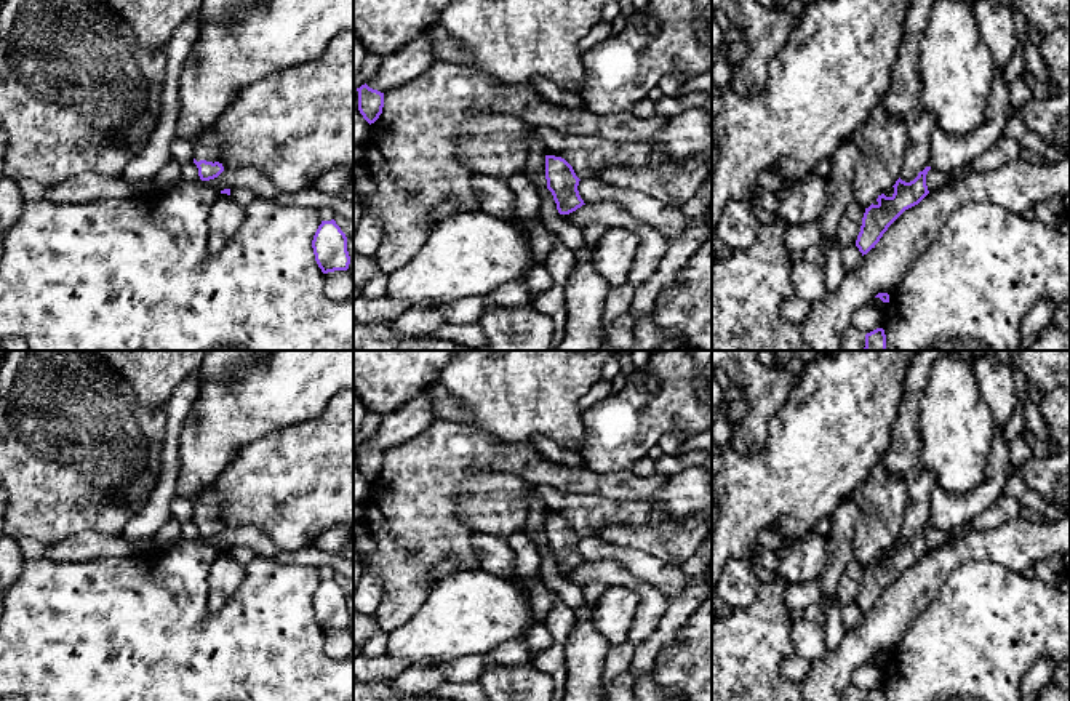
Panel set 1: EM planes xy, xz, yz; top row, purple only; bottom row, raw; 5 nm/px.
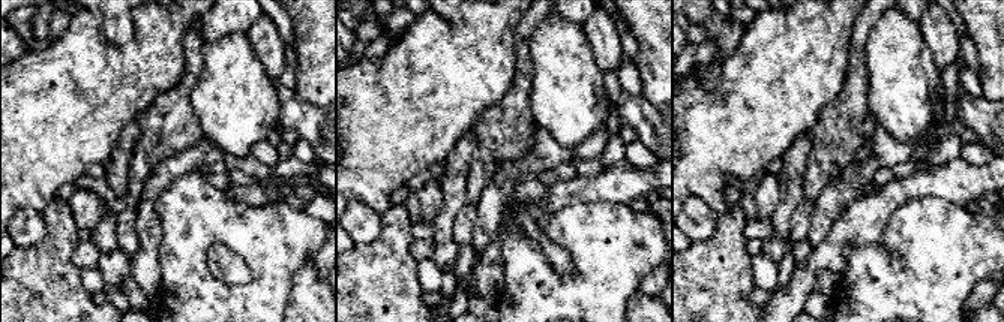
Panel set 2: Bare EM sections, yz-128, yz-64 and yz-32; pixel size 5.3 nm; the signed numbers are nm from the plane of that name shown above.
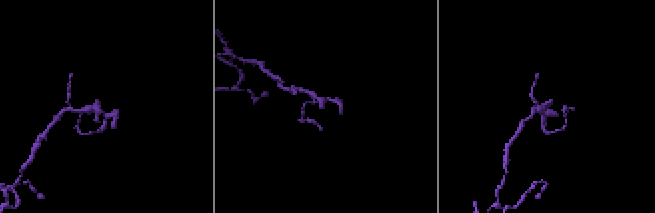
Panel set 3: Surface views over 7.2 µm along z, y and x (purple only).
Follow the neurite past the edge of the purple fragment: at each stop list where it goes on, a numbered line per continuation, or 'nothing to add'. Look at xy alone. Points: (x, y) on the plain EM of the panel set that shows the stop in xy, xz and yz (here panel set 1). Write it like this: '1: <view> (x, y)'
1: xy (208, 506)

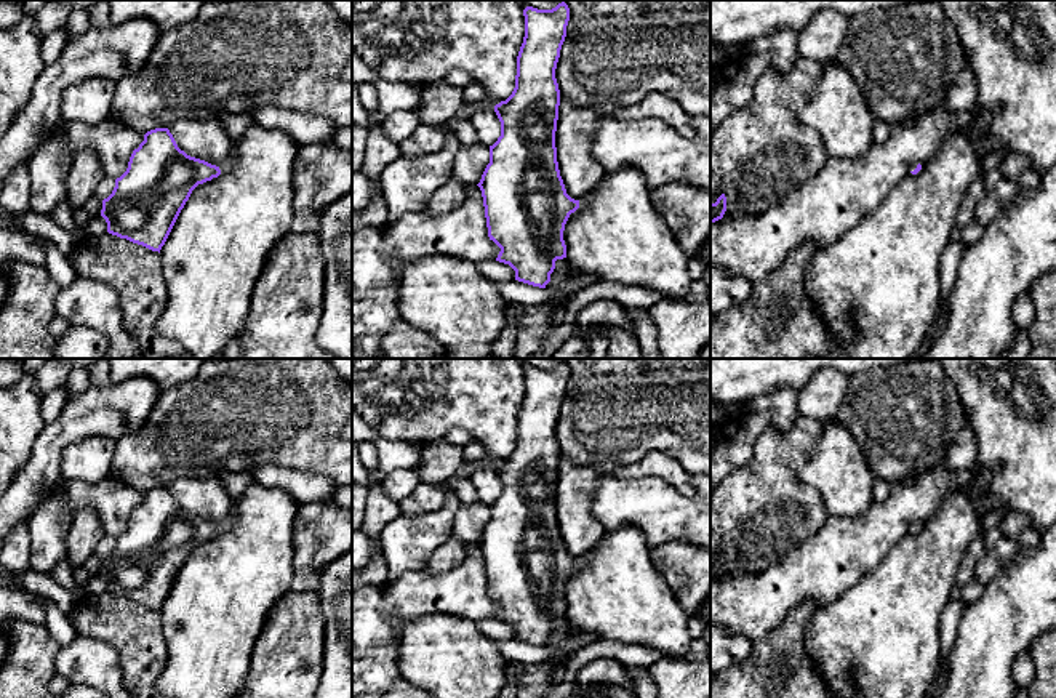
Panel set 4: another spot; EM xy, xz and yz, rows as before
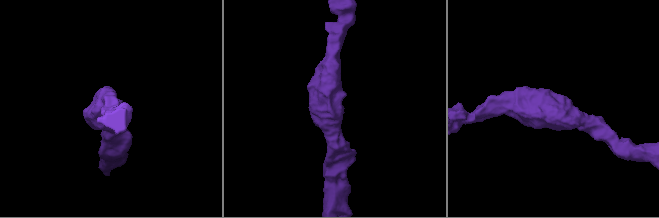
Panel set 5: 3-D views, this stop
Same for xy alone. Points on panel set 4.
1: xy (228, 524)

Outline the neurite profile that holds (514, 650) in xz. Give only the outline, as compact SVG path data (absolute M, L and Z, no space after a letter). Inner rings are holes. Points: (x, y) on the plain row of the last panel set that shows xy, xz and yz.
M581 631L573 634L563 645L558 647L539 647L518 639L510 639L499 642L499 653L507 663L544 663L558 653L570 656L594 640L594 634Z

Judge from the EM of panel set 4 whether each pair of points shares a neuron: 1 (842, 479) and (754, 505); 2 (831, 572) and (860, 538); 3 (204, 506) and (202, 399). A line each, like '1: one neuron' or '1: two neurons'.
1: two neurons
2: one neuron
3: two neurons

